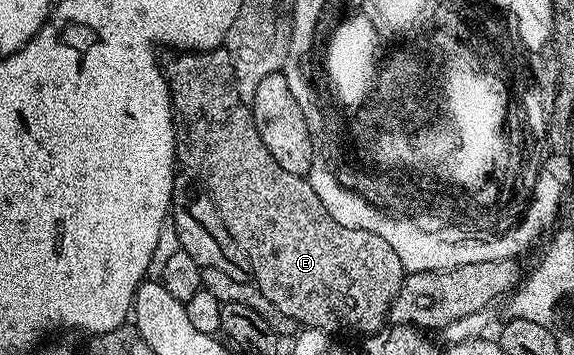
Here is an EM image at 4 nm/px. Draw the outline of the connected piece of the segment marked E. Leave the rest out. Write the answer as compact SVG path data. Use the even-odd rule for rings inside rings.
M220 46L211 52L180 51L172 56L175 57L168 64L165 64L165 75L171 91L171 109L175 111L175 159L182 167L184 164L188 168L188 170L186 169L188 173L196 172L199 175L200 181L198 180L198 183L211 197L213 206L217 206L217 214L221 214L221 222L225 222L225 230L229 230L229 234L233 234L233 242L237 242L237 246L243 251L245 258L249 258L251 274L254 283L261 290L261 294L265 294L265 298L269 298L269 302L273 302L273 306L277 306L277 310L281 310L281 314L293 318L304 328L320 328L323 332L332 334L360 332L361 335L367 336L370 332L377 331L383 323L386 325L389 320L391 303L393 298L397 298L397 292L401 290L405 275L396 251L377 234L369 233L368 230L338 225L326 212L325 206L321 204L321 200L314 193L313 186L310 185L307 178L297 174L289 174L289 170L281 170L281 166L277 166L273 154L269 154L265 142L261 142L261 134L257 134L257 126L254 118L251 117L250 107L243 104L237 94L233 62L226 47Z

